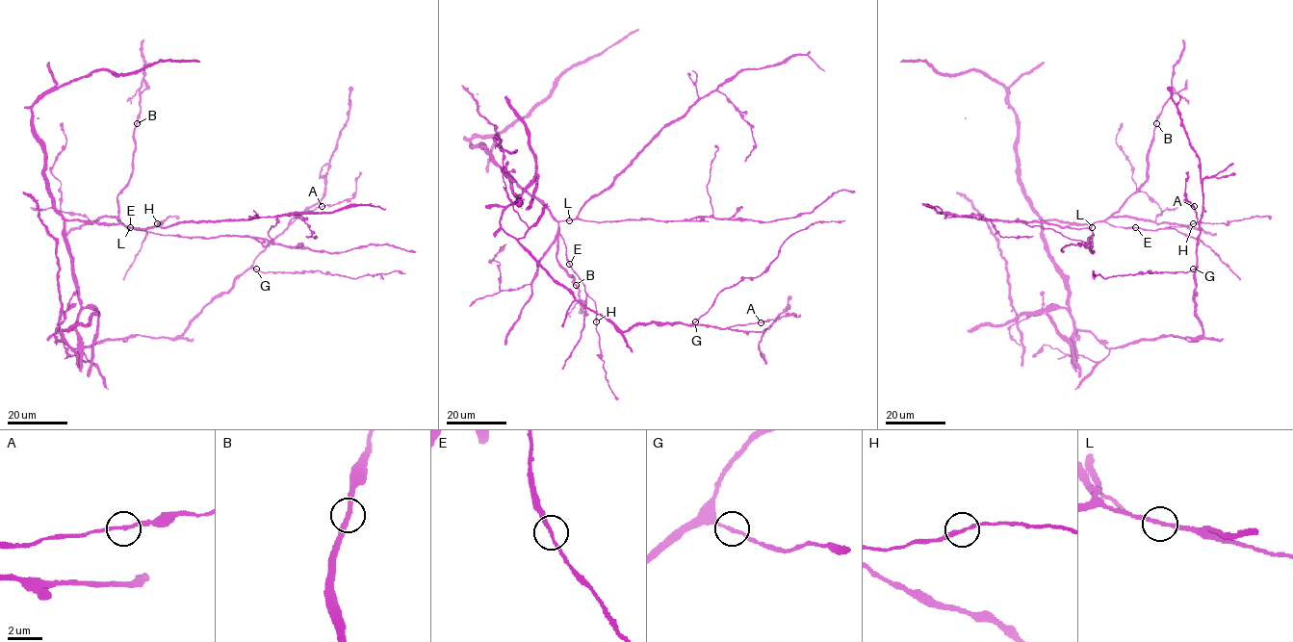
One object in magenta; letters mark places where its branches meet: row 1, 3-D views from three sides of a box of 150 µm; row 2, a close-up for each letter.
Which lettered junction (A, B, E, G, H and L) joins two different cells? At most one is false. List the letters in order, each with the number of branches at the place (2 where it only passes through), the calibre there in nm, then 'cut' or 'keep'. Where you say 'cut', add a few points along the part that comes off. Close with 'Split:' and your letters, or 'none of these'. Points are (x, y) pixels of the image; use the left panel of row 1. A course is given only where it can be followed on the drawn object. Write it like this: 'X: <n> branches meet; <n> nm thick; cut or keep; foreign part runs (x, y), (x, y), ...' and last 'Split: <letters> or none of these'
A: 2 branches meet; 190 nm thick; keep
B: 2 branches meet; 220 nm thick; keep
E: 2 branches meet; 200 nm thick; keep
G: 2 branches meet; 180 nm thick; keep
H: 2 branches meet; 220 nm thick; keep
L: 2 branches meet; 200 nm thick; keep
Split: none of these

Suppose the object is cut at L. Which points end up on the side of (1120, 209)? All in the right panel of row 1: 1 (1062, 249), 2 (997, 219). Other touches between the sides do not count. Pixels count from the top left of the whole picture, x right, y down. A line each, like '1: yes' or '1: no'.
1: no
2: no

